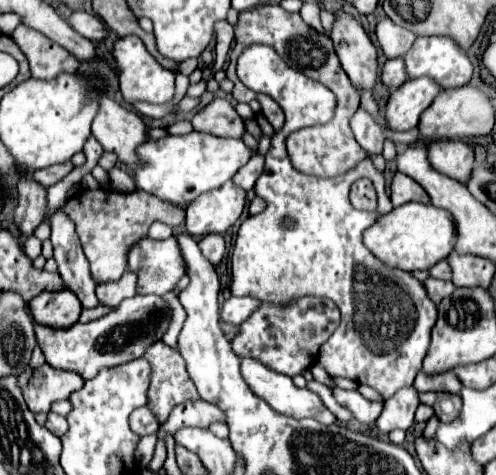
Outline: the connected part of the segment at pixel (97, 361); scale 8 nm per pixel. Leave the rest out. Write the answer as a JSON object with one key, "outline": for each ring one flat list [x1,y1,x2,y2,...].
{"outline":[[132,296,106,316,92,322,76,322,66,330,56,330,34,322,38,346,42,348,46,362,60,370,70,370,90,380,100,368,114,368,130,360,142,358,144,352,162,340,172,320,172,310,162,296]]}

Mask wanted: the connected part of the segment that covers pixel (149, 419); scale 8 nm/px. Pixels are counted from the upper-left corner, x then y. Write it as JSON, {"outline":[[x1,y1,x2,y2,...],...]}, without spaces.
{"outline":[[144,406,144,408,138,408,138,410,132,412,132,416,130,416,130,428,138,436,150,436,150,434,158,432,158,422,152,416,152,412]]}

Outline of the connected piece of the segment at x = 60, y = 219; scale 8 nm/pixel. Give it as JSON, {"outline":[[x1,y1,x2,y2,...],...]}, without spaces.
{"outline":[[58,210,50,218,50,226,52,226,50,240,54,246,54,260,58,262,58,272,64,284,78,296,84,308,100,306,96,298,96,282,92,280,88,260,74,232,74,222,62,210]]}

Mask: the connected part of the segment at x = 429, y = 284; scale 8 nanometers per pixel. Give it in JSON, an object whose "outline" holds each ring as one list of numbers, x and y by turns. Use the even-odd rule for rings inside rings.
{"outline":[[428,278,424,282,424,288,428,292,428,298,438,304,442,298,450,296,454,292,454,284,452,282,442,282,442,280,436,280,436,278]]}

